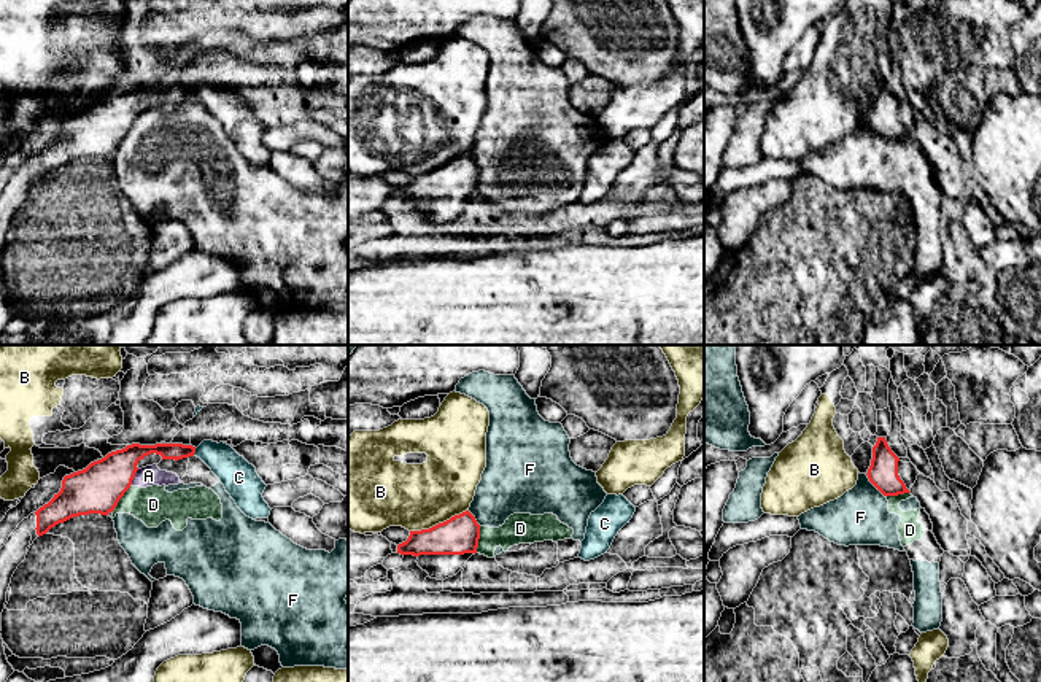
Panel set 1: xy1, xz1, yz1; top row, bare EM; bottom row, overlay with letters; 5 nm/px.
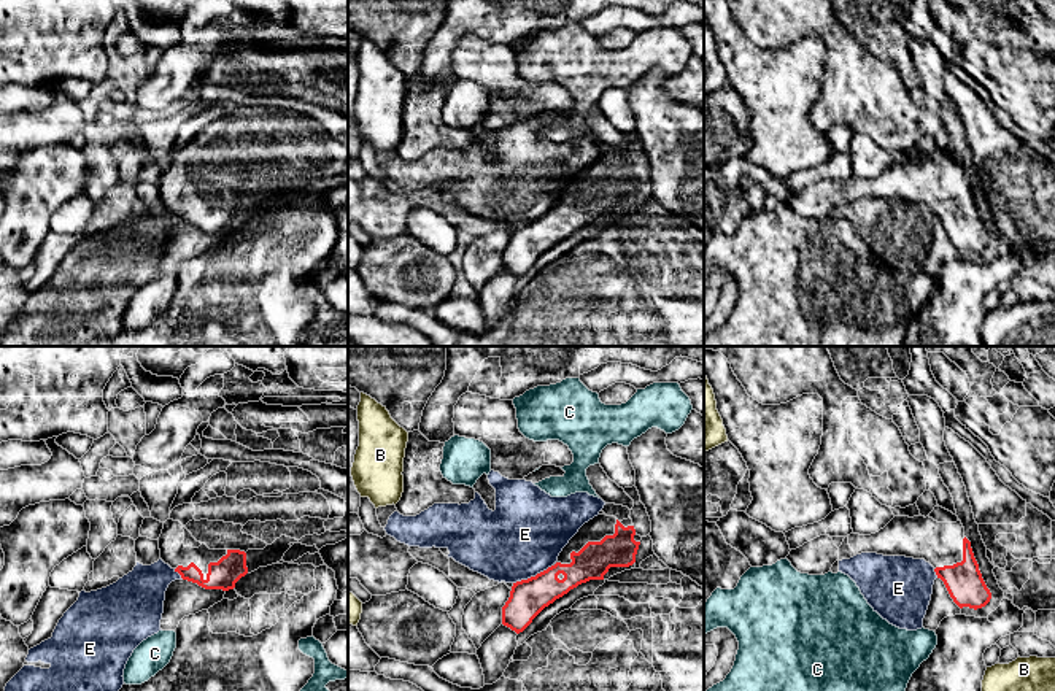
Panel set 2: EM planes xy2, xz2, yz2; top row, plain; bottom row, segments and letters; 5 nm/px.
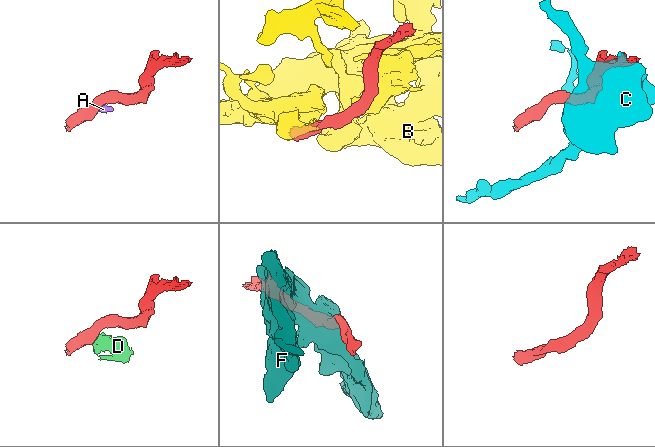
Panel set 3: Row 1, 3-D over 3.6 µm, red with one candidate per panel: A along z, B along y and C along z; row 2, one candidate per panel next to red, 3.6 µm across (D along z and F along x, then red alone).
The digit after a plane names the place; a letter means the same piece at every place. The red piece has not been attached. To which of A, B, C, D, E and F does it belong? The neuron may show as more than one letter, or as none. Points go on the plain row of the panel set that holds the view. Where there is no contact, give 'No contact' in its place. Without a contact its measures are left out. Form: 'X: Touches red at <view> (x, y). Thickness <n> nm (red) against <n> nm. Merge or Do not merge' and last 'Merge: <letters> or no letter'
A: Touches red at xy1 (134, 120). Thickness 240 nm (red) against 100 nm. Do not merge
B: Touches red at xz1 (439, 167). Thickness 200 nm (red) against 340 nm. Do not merge
C: Touches red at xy1 (194, 96). Thickness 80 nm (red) against 170 nm. Do not merge
D: Touches red at xy1 (121, 140). Thickness 240 nm (red) against 190 nm. Do not merge
E: Touches red at xz2 (533, 221). Thickness 190 nm (red) against 400 nm. Do not merge
F: Touches red at yz1 (873, 127). Thickness 150 nm (red) against 280 nm. Do not merge
Merge: no letter

